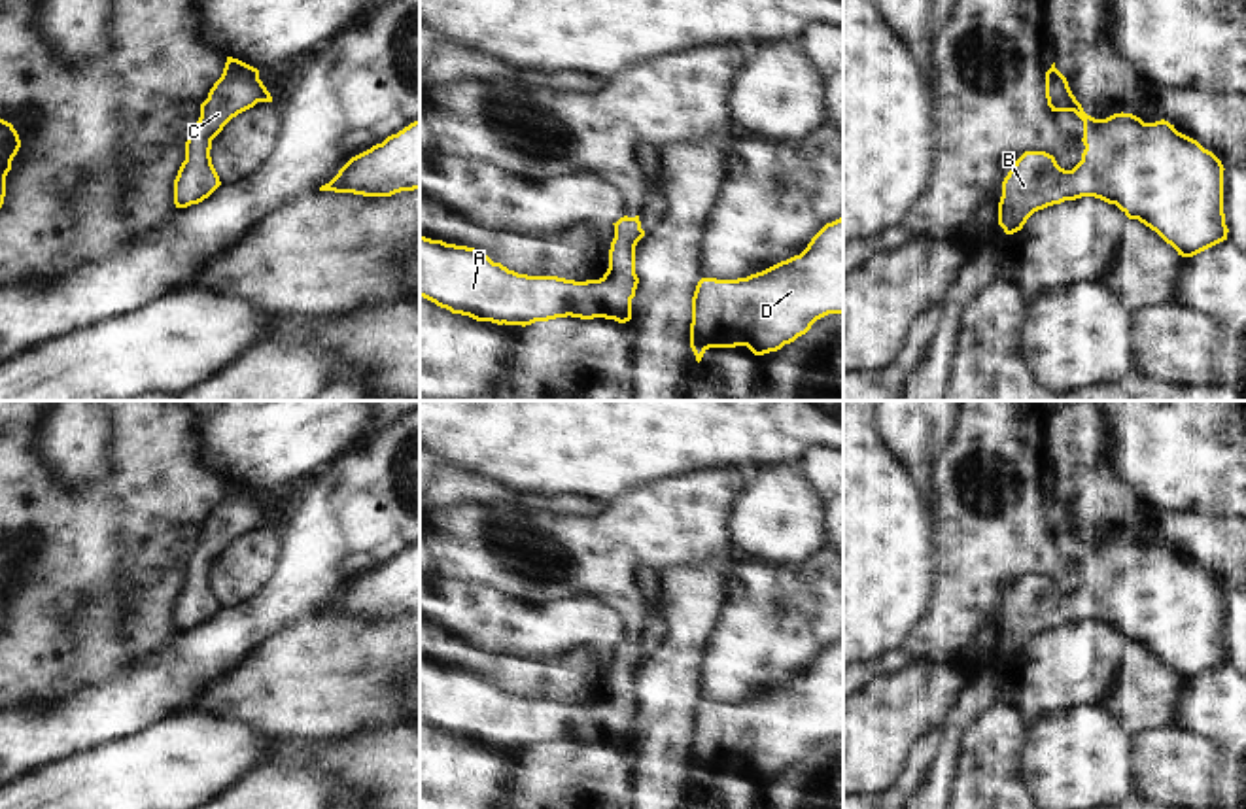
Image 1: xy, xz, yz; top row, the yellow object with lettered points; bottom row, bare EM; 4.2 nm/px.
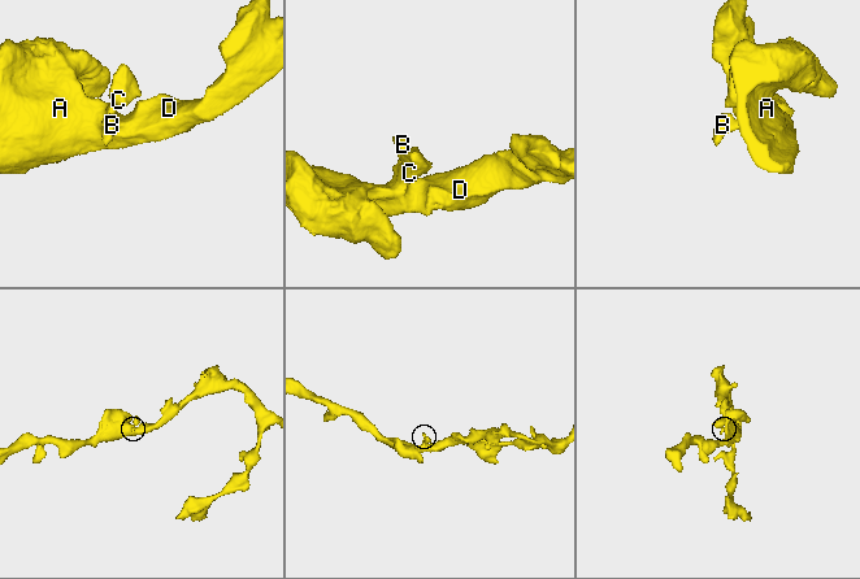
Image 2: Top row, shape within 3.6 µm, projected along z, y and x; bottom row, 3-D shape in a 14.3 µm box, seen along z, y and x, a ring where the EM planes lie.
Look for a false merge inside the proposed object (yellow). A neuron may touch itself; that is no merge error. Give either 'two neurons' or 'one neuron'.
one neuron

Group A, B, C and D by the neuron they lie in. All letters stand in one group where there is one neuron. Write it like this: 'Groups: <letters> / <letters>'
Groups: A B C D

